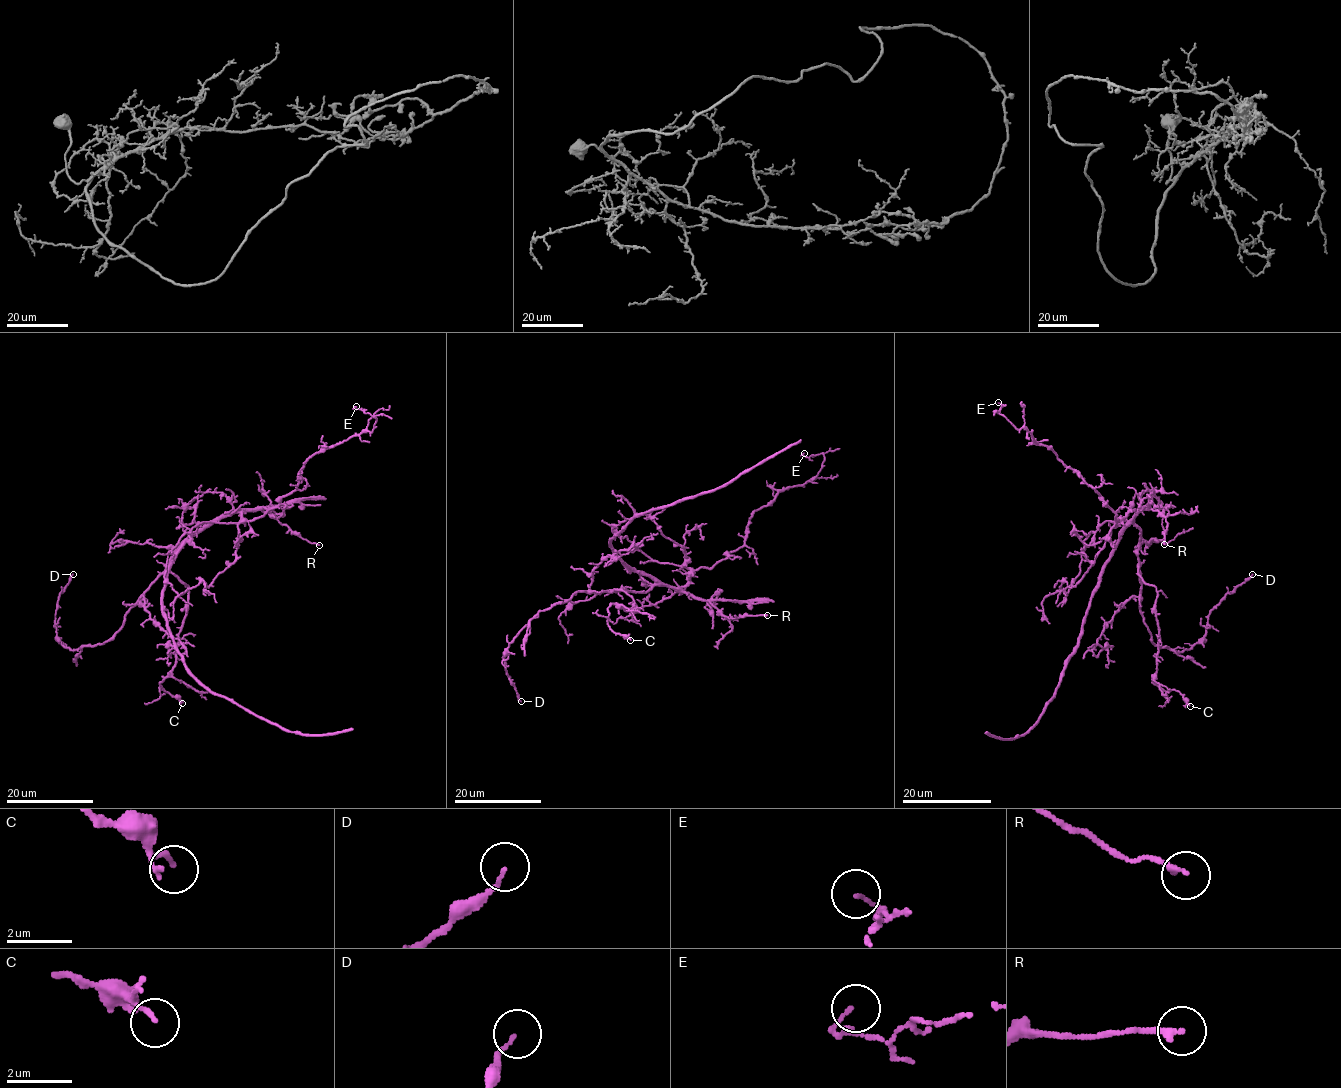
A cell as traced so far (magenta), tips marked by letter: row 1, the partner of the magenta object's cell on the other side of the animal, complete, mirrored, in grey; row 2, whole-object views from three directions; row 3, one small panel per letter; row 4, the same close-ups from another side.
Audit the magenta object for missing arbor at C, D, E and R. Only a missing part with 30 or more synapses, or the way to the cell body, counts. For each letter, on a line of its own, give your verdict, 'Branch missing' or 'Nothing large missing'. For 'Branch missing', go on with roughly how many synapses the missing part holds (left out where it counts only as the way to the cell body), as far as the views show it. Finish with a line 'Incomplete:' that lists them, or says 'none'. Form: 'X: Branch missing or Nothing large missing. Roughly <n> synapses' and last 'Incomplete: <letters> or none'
C: Nothing large missing
D: Nothing large missing
E: Nothing large missing
R: Nothing large missing
Incomplete: none

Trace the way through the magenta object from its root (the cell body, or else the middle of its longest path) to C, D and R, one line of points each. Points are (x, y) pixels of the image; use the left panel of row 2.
C: (183, 544), (206, 523), (182, 543), (168, 564), (187, 586), (188, 602), (176, 664), (159, 688), (182, 703)
D: (183, 544), (206, 523), (182, 543), (109, 639), (75, 650), (65, 648), (55, 633), (58, 596), (73, 574)
R: (183, 544), (224, 517), (241, 510), (262, 510), (269, 511), (301, 537), (319, 545)

